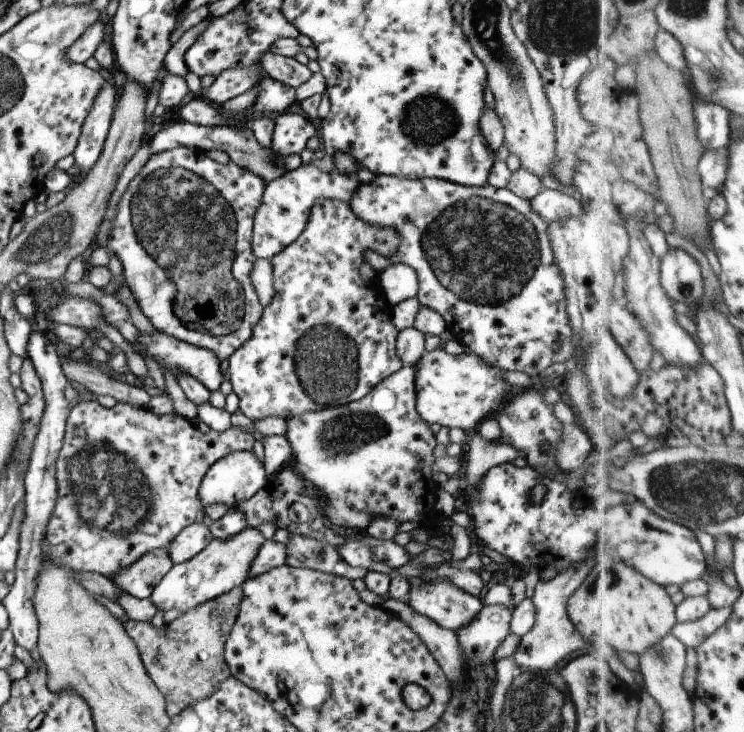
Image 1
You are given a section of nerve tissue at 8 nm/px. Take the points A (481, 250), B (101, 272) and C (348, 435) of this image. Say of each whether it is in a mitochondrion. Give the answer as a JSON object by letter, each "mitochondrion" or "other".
{"A":"mitochondrion","B":"other","C":"mitochondrion"}

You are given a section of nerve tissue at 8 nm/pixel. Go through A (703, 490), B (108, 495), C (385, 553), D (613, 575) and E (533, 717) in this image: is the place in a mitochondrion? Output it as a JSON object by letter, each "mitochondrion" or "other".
{"A":"mitochondrion","B":"mitochondrion","C":"other","D":"mitochondrion","E":"mitochondrion"}

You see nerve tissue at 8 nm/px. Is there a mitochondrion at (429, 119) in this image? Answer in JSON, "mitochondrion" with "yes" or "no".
{"mitochondrion":"yes"}

